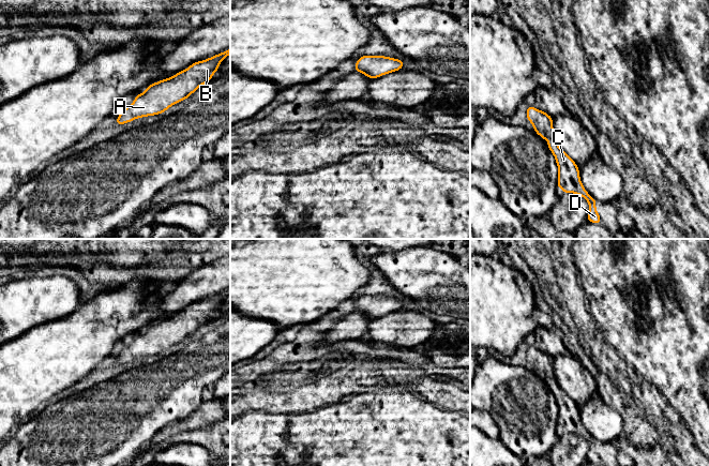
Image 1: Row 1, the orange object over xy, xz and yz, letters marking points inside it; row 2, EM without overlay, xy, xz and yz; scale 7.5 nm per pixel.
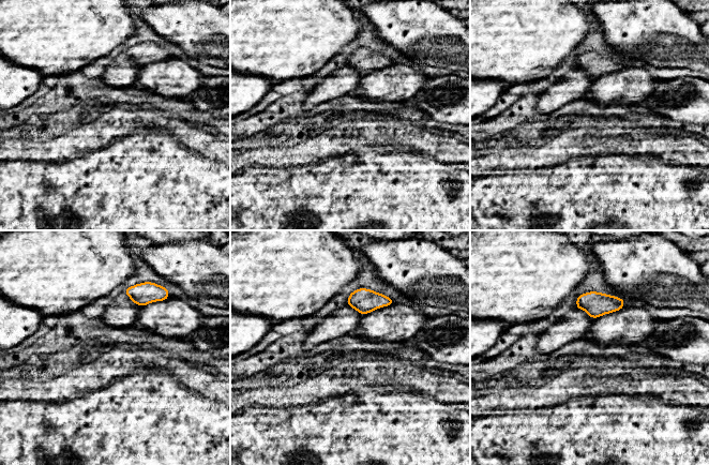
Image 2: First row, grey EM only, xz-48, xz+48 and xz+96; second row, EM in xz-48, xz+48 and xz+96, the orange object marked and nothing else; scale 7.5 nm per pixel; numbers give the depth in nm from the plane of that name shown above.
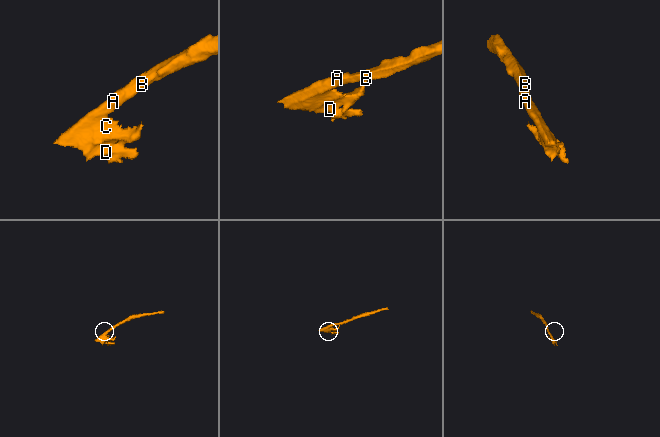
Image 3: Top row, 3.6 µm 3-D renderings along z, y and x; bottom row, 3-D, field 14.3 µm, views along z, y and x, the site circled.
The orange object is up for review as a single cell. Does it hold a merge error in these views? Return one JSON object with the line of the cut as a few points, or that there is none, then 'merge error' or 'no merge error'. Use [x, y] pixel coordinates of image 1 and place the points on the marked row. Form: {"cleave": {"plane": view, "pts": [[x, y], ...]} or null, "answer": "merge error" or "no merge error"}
{"cleave": null, "answer": "no merge error"}

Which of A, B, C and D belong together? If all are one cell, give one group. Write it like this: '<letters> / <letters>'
A B C D

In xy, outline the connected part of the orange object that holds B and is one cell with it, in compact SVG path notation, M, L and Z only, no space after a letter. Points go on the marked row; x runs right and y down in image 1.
M230 48L203 61L194 62L169 78L149 85L145 92L137 94L134 102L120 112L116 125L160 115L170 106L187 100L199 87L212 79L222 60L229 55Z

